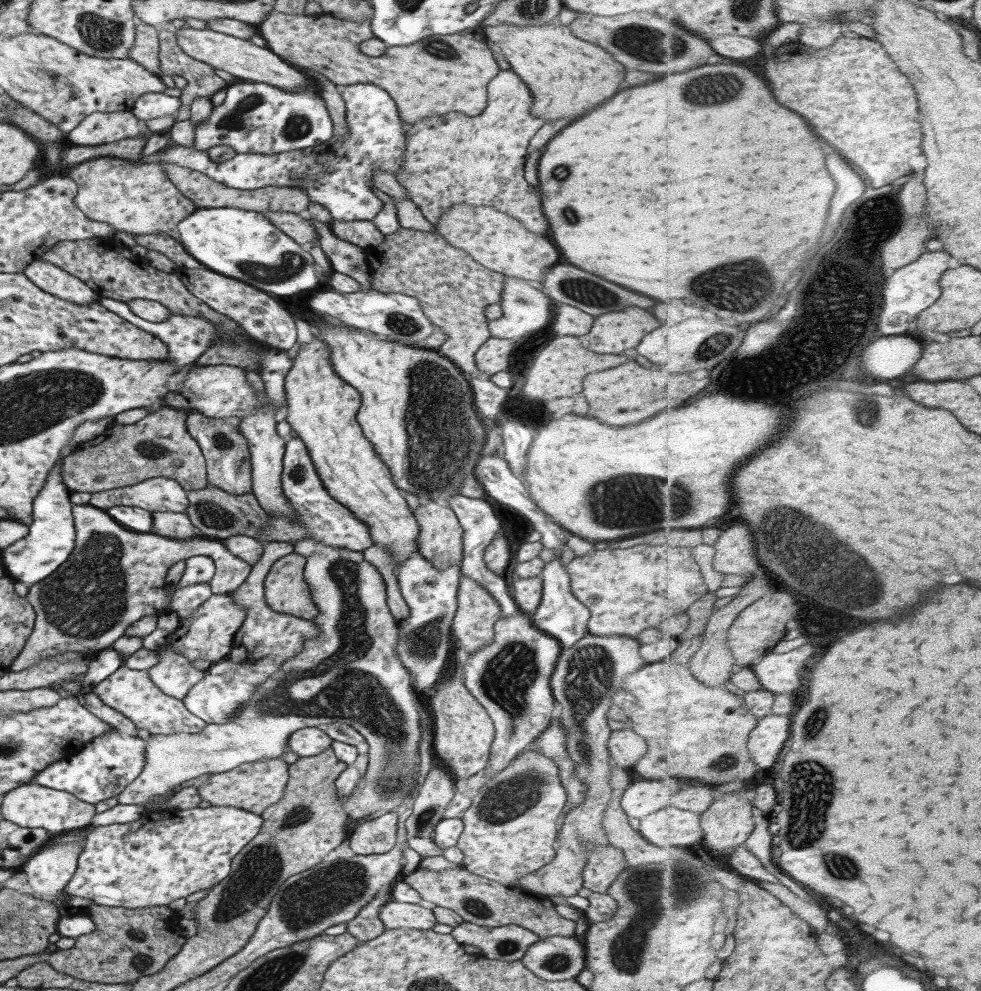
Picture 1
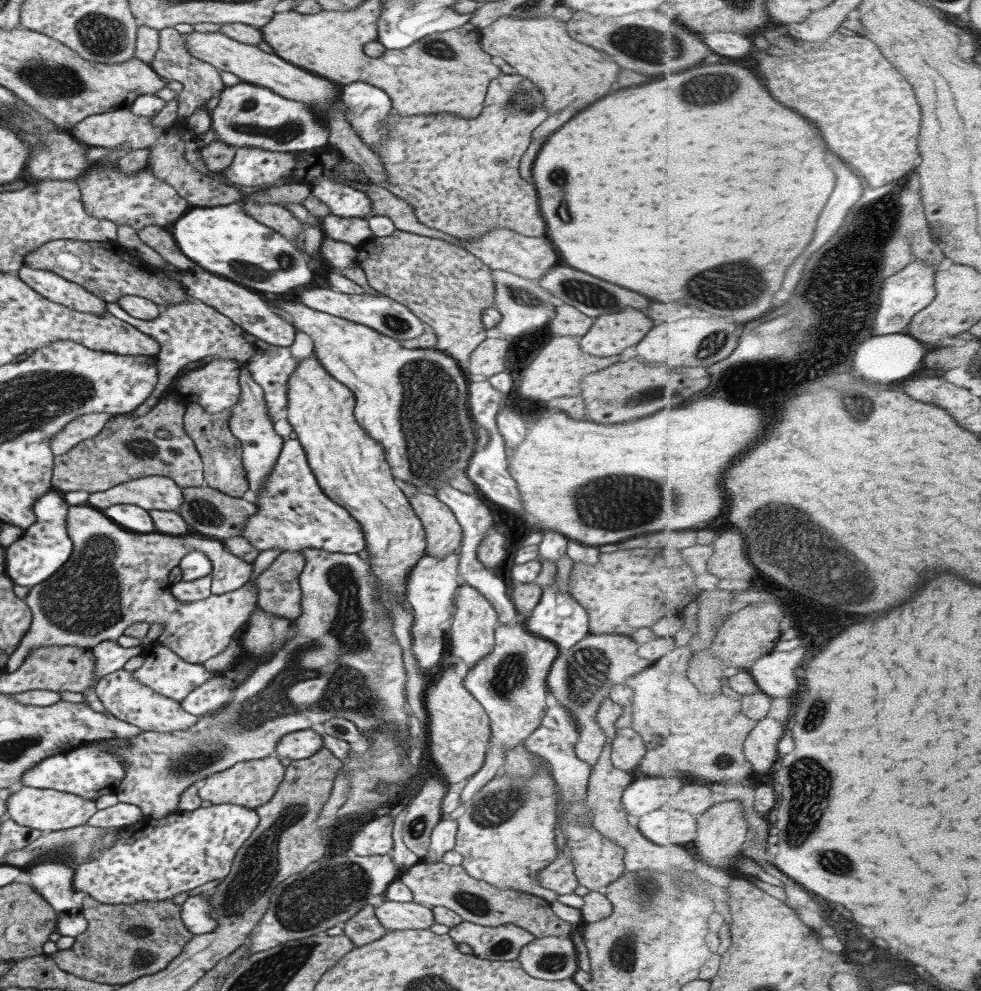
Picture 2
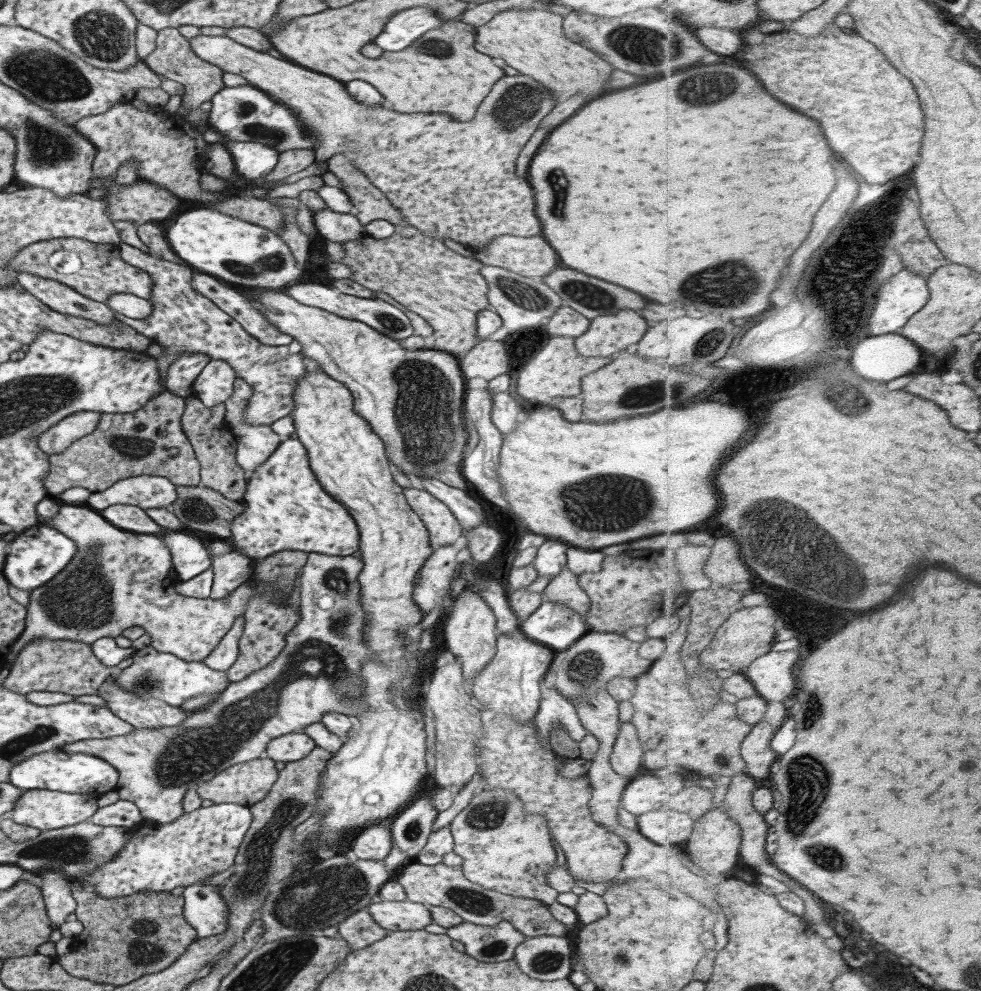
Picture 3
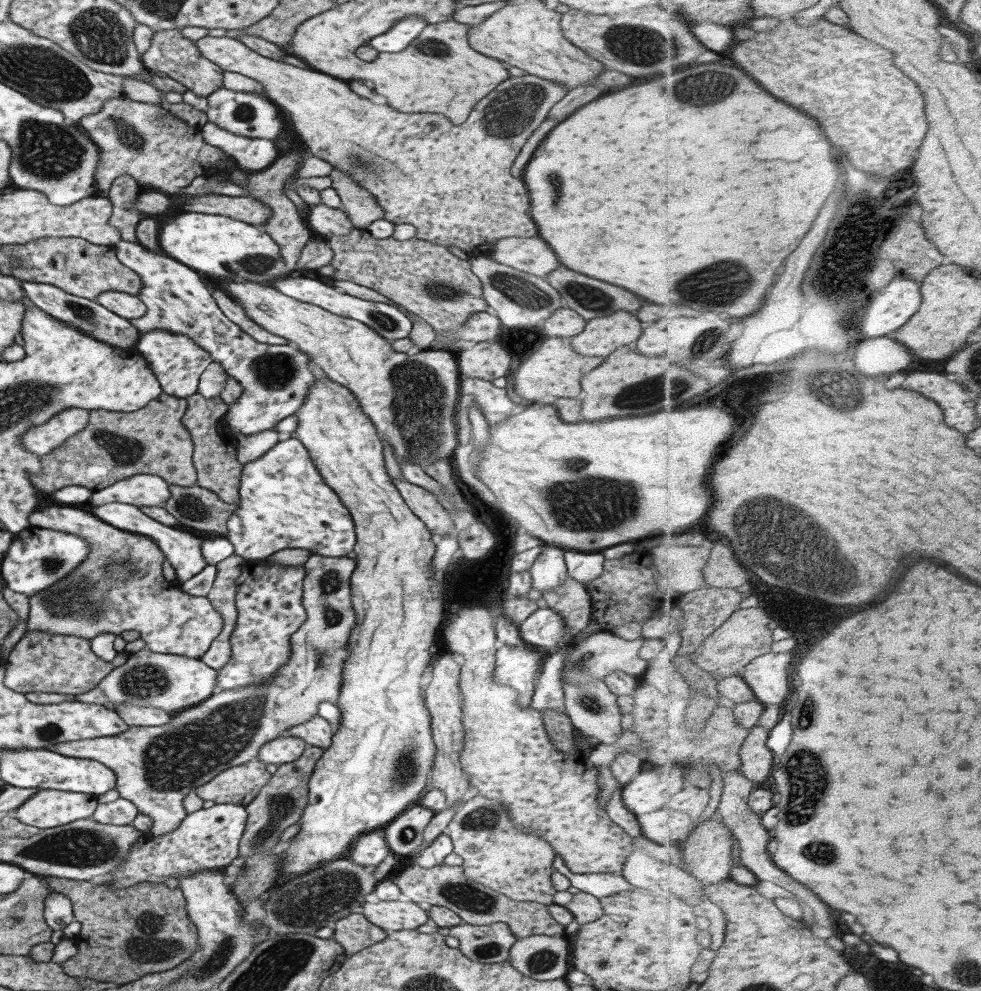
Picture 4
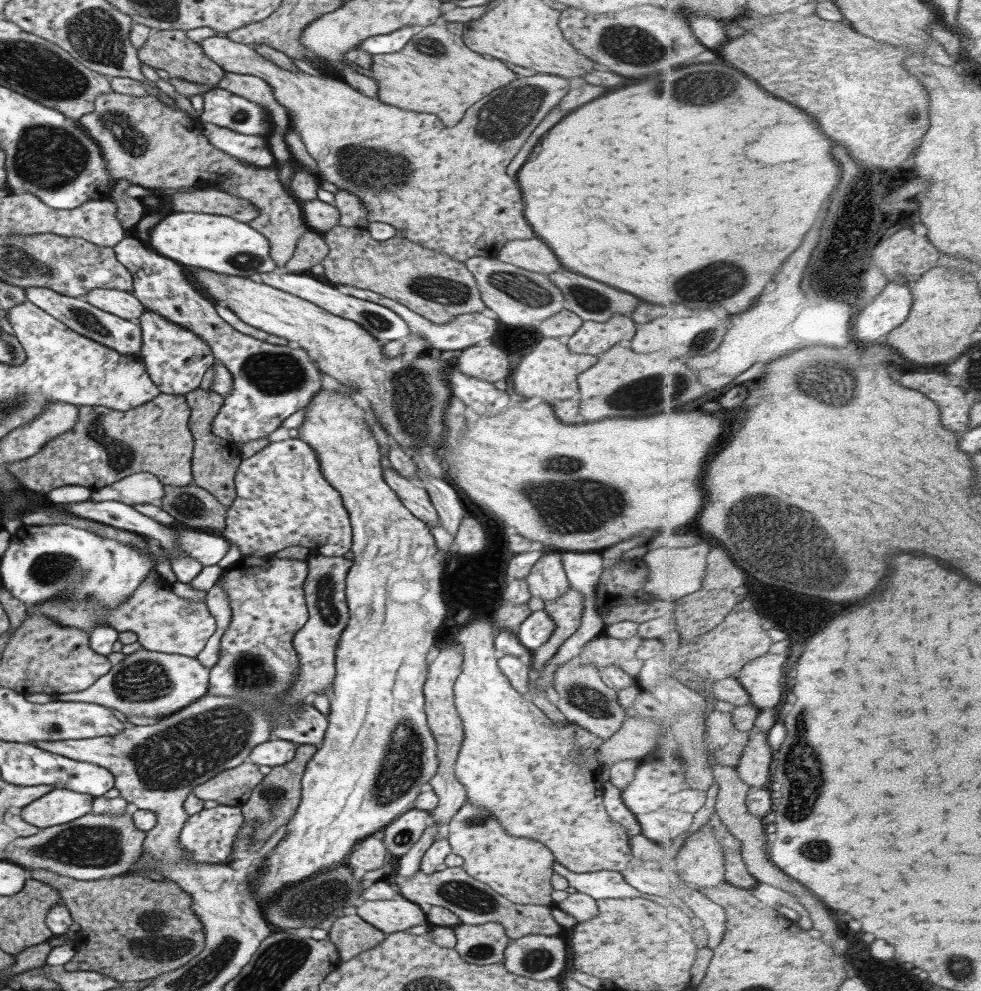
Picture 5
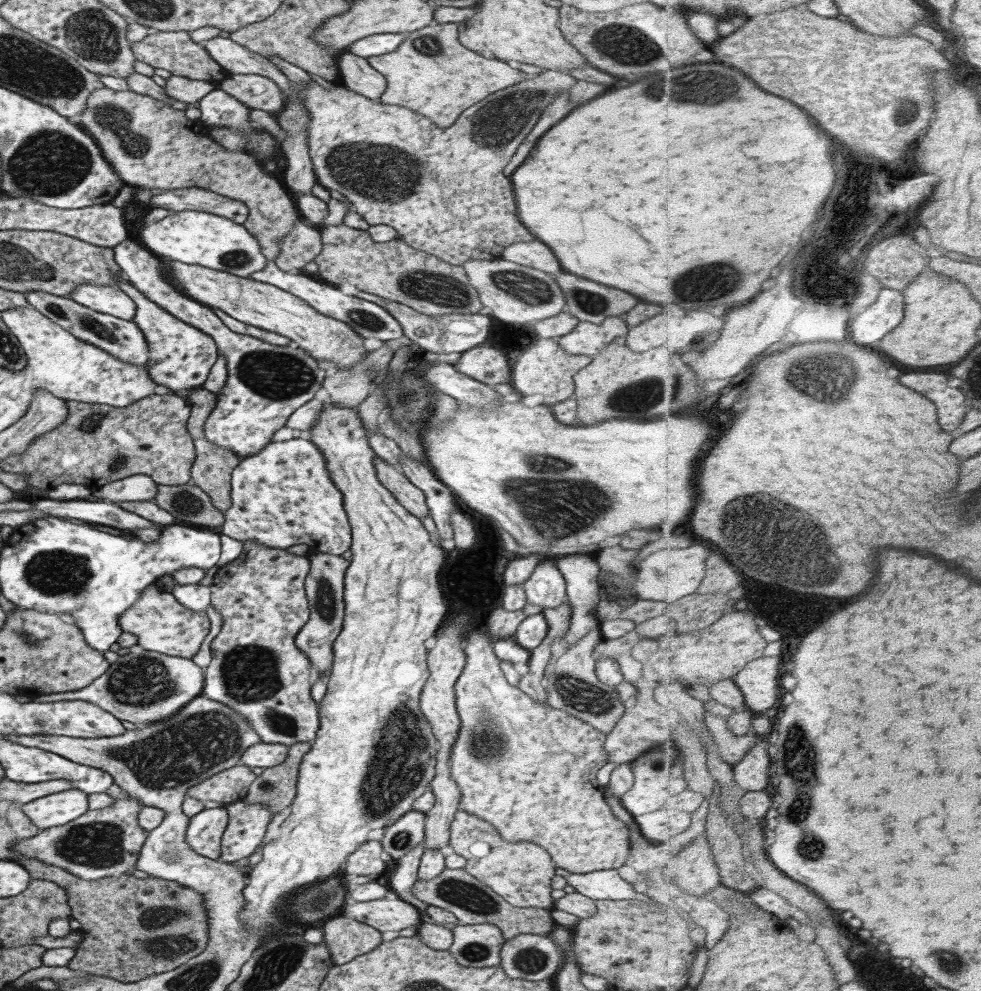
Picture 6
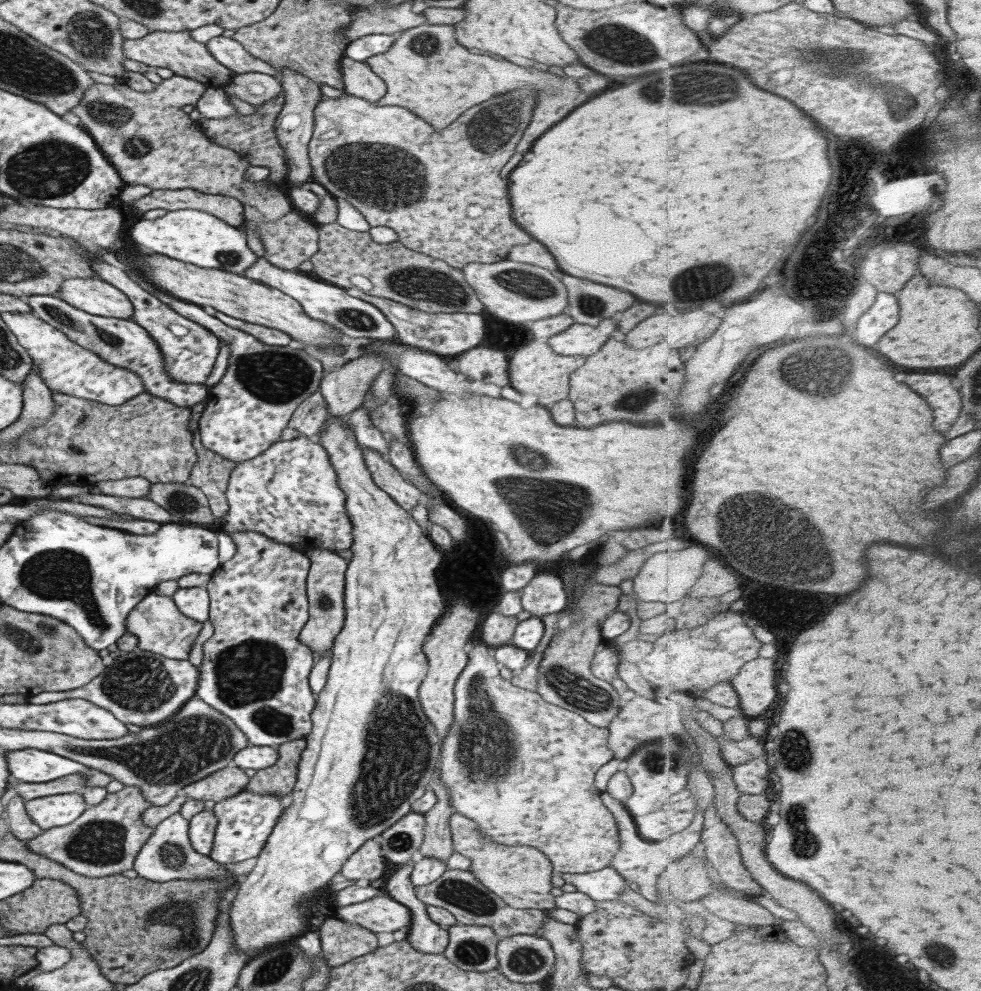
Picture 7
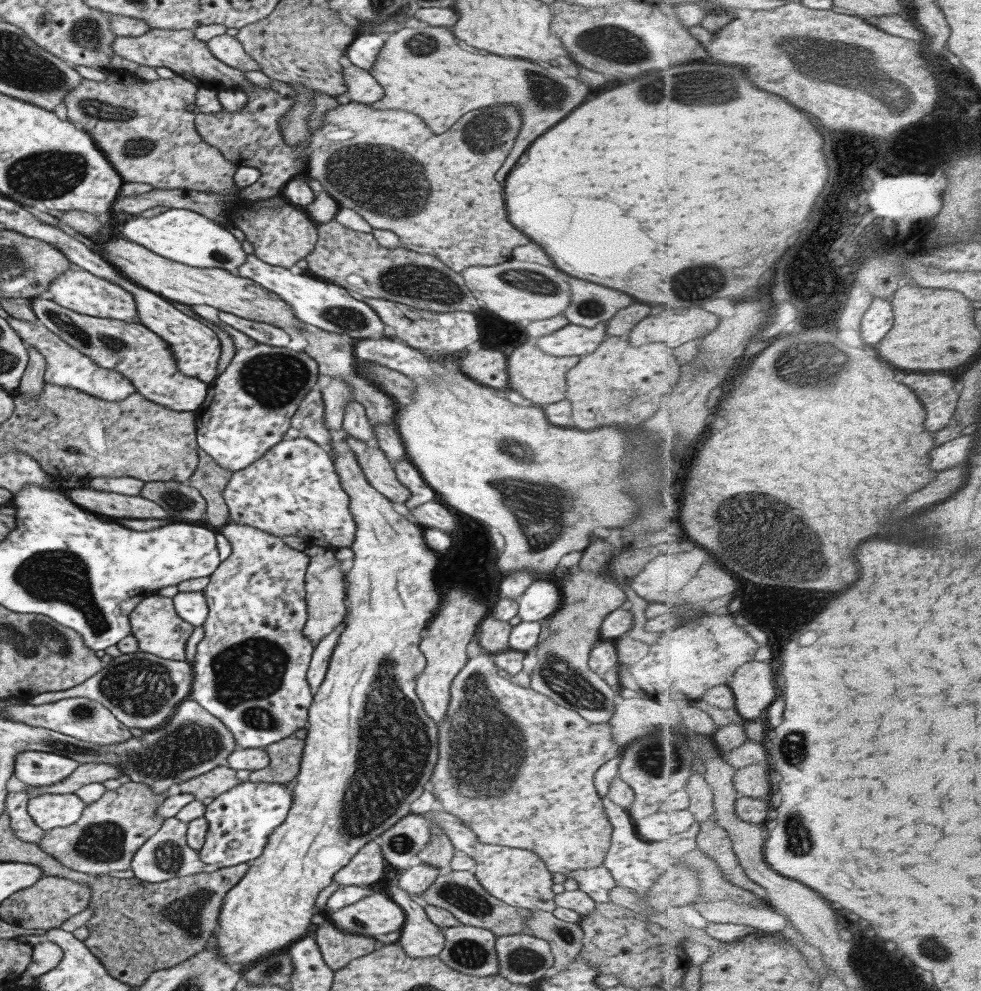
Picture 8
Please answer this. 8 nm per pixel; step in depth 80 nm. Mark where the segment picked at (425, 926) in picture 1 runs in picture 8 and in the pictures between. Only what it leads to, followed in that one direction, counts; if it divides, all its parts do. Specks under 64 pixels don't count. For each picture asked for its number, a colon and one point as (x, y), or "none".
2: (392, 915)
3: (391, 915)
4: (392, 915)
5: (395, 915)
6: (388, 914)
7: (381, 913)
8: (375, 914)

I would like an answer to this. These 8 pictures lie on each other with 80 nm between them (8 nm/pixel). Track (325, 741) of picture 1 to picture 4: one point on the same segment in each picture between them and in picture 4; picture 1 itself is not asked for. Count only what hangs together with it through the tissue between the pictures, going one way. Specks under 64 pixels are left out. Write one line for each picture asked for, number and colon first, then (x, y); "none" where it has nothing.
2: (297, 745)
3: (291, 747)
4: (284, 749)

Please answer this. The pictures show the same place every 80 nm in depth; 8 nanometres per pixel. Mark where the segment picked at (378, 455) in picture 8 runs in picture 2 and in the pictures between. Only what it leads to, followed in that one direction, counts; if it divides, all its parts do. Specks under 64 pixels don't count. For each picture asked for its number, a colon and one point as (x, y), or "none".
2: (442, 534)
3: (442, 527)
4: (421, 503)
5: (415, 499)
6: (408, 496)
7: (406, 496)

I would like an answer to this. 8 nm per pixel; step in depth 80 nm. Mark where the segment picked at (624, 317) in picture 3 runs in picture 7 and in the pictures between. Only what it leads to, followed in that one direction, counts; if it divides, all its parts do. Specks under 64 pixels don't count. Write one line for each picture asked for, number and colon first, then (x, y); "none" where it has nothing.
4: (600, 336)
5: (592, 338)
6: (585, 338)
7: (577, 340)

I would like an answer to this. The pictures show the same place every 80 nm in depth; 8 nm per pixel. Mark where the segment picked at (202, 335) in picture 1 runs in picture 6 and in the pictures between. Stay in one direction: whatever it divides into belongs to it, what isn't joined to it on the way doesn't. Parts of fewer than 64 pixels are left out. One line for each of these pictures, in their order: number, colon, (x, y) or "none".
2: (189, 331)
3: (181, 319)
4: (274, 379)
5: (271, 382)
6: (265, 383)

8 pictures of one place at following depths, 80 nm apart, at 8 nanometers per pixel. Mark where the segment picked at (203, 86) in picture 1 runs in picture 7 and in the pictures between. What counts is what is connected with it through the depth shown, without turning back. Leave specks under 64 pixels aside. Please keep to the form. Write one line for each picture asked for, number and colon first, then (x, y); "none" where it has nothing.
2: (200, 81)
3: (172, 57)
4: (177, 57)
5: (170, 50)
6: (173, 51)
7: (176, 51)

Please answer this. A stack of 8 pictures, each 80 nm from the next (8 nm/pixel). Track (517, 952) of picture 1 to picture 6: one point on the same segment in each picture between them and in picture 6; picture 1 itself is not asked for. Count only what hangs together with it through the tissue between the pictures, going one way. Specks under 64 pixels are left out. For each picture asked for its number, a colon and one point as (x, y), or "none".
2: (502, 943)
3: (496, 943)
4: (486, 944)
5: (482, 944)
6: (476, 945)

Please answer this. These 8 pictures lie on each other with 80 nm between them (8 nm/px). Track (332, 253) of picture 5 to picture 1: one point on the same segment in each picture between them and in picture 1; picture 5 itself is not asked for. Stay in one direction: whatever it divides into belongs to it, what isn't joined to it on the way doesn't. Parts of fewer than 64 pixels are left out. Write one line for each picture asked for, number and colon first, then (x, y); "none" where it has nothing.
1: (452, 290)
2: (445, 287)
3: (446, 290)
4: (425, 279)

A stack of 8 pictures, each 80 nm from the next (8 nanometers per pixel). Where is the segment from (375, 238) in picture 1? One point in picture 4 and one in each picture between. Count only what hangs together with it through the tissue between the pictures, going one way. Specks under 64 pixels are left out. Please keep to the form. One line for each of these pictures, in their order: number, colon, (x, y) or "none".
2: (354, 231)
3: (336, 227)
4: (328, 222)

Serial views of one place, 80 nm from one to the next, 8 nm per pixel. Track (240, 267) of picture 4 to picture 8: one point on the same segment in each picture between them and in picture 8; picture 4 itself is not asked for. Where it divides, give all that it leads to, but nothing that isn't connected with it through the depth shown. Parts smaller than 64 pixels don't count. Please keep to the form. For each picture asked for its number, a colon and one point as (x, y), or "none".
5: (219, 244)
6: (202, 239)
7: (194, 237)
8: (183, 236)

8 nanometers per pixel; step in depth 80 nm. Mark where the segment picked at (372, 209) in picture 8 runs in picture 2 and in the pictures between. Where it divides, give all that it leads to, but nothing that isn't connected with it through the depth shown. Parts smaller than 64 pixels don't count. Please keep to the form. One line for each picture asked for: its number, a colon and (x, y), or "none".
2: (438, 164)
3: (454, 181)
4: (452, 183)
5: (447, 189)
6: (393, 166)
7: (440, 192)

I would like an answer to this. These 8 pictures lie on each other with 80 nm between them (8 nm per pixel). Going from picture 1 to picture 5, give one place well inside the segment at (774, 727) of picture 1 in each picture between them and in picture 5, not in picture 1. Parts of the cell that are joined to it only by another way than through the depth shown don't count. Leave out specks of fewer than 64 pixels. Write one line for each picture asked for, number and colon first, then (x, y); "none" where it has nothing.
2: (762, 746)
3: (756, 749)
4: (758, 759)
5: (755, 768)

